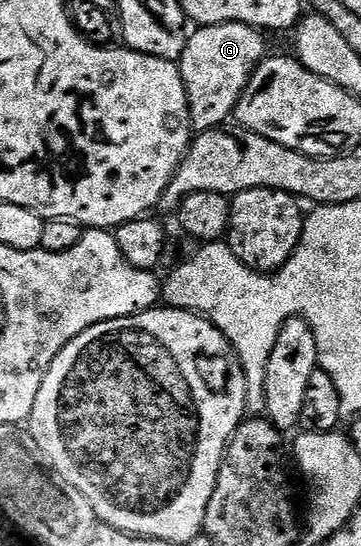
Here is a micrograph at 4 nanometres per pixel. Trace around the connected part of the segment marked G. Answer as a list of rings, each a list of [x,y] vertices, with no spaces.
[[[237,22],[199,26],[188,35],[187,45],[177,63],[189,102],[191,126],[196,133],[208,132],[232,119],[249,78],[268,55],[266,39],[268,37],[260,29]]]

